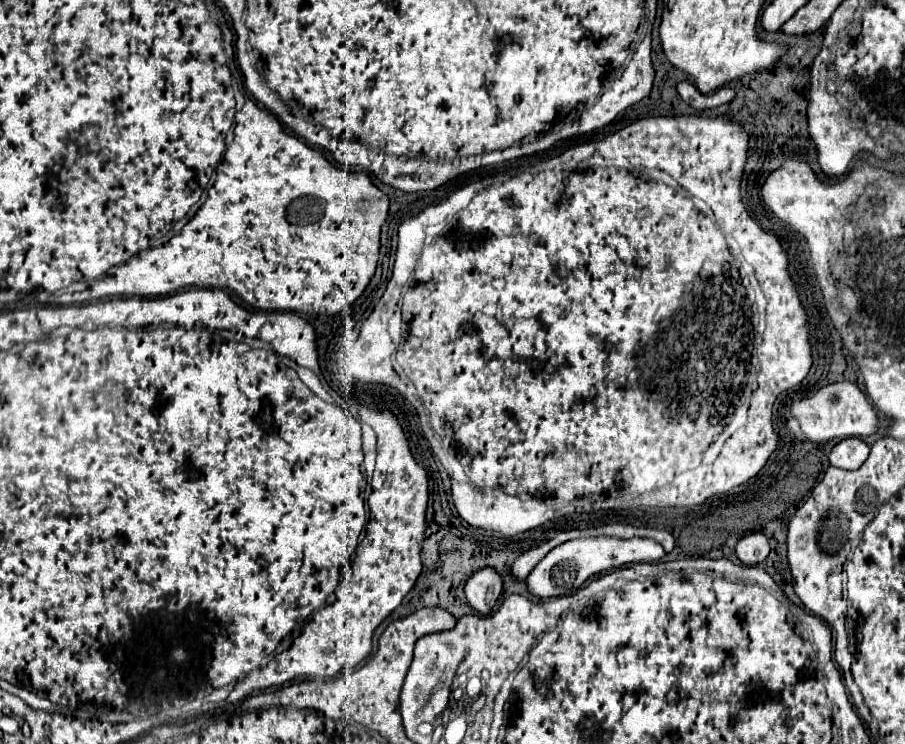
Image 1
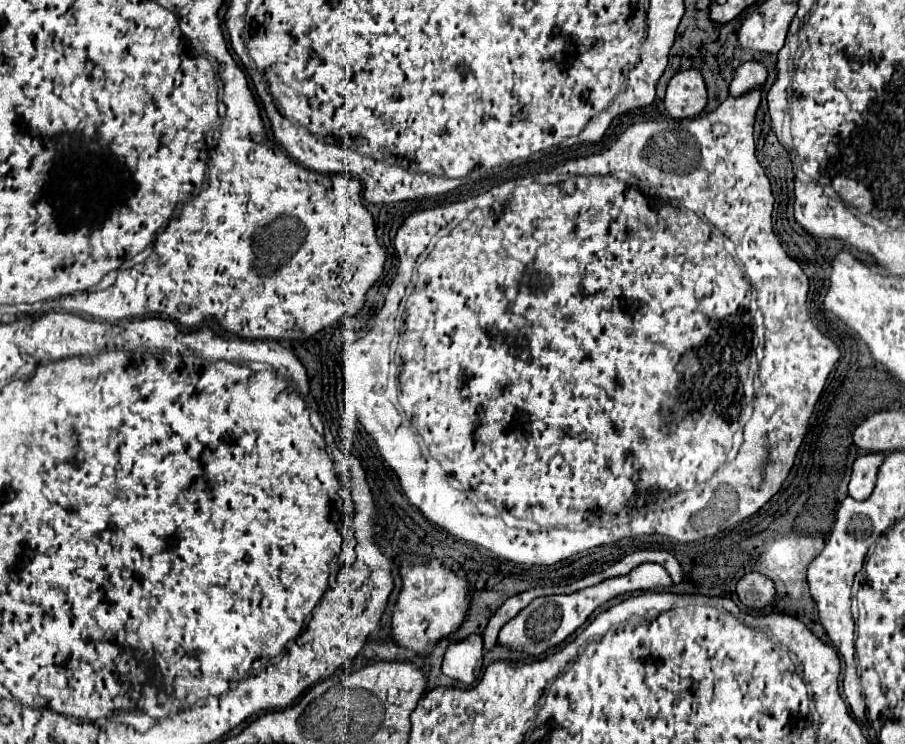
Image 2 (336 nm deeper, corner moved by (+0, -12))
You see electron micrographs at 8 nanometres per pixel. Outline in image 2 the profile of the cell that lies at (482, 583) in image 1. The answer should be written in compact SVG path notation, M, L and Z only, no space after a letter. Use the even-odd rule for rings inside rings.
M476 633L450 643L442 661L442 673L464 685L472 685L482 671L482 651L484 643Z

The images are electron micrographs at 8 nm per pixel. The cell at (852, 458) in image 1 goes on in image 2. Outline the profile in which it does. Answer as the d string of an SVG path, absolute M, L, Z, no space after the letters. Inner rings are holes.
M868 453L868 455L860 455L854 465L852 465L852 477L850 477L850 497L862 501L866 499L866 495L872 493L872 487L876 483L876 471L880 467L880 463L884 461L882 453Z

